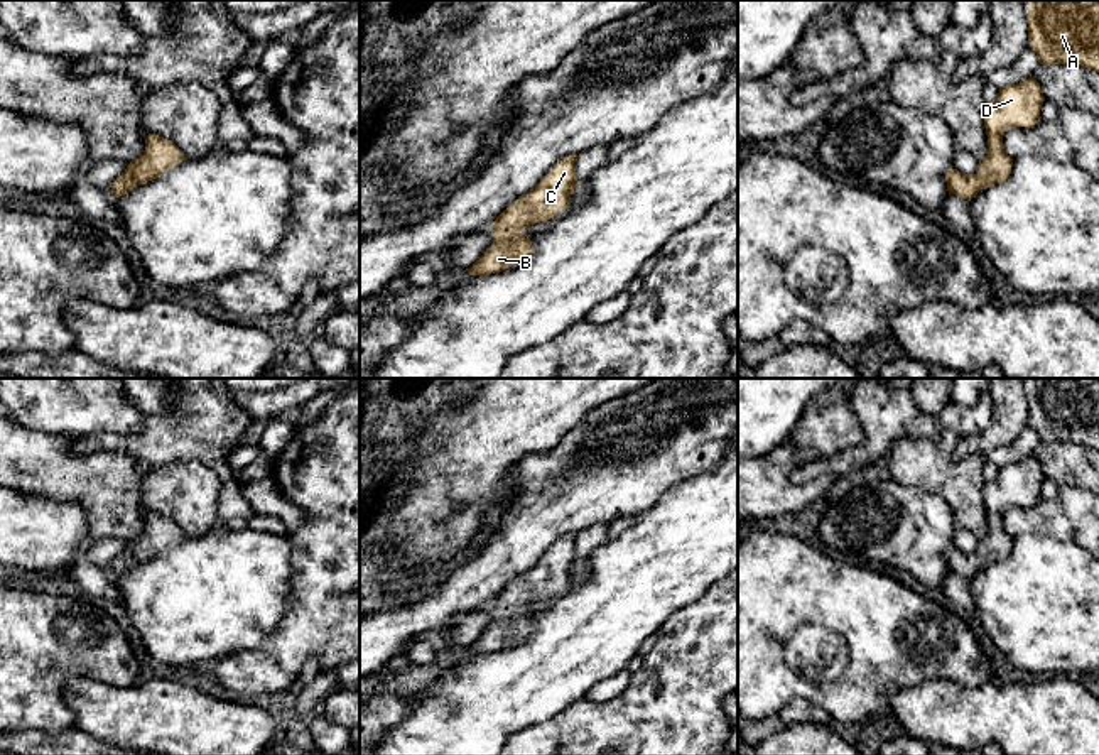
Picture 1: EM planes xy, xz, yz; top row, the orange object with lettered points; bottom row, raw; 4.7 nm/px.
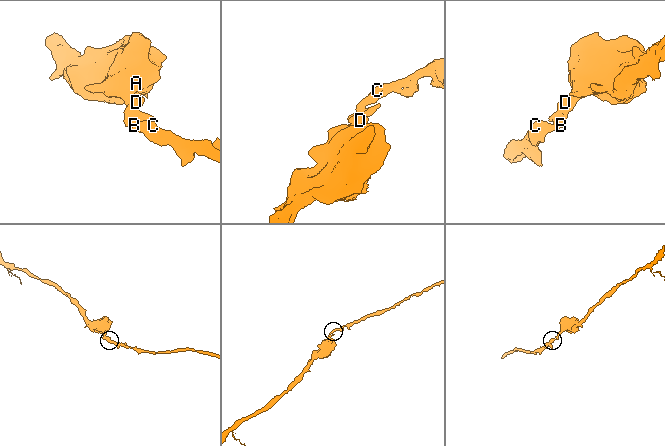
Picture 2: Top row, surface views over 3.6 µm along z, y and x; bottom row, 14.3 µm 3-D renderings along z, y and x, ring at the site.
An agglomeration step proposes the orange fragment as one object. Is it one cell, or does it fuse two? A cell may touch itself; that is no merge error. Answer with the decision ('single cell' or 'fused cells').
single cell

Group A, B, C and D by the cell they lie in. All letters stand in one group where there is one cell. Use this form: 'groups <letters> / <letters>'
groups A B C D

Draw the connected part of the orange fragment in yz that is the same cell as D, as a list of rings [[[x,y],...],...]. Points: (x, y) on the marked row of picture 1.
[[[1035,78],[999,88],[998,98],[988,101],[983,110],[988,152],[974,174],[957,169],[945,172],[949,194],[971,201],[981,189],[1006,181],[1013,159],[1004,150],[1003,135],[1015,127],[1035,127],[1042,120],[1043,101],[1042,86]]]

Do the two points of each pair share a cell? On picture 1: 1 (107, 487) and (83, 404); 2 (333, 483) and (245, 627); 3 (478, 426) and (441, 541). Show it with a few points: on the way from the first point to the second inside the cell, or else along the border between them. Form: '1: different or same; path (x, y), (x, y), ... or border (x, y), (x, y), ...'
1: different; border (34, 429), (73, 438)
2: different; border (287, 534), (291, 543), (292, 595)
3: same; path (463, 455), (441, 512)

